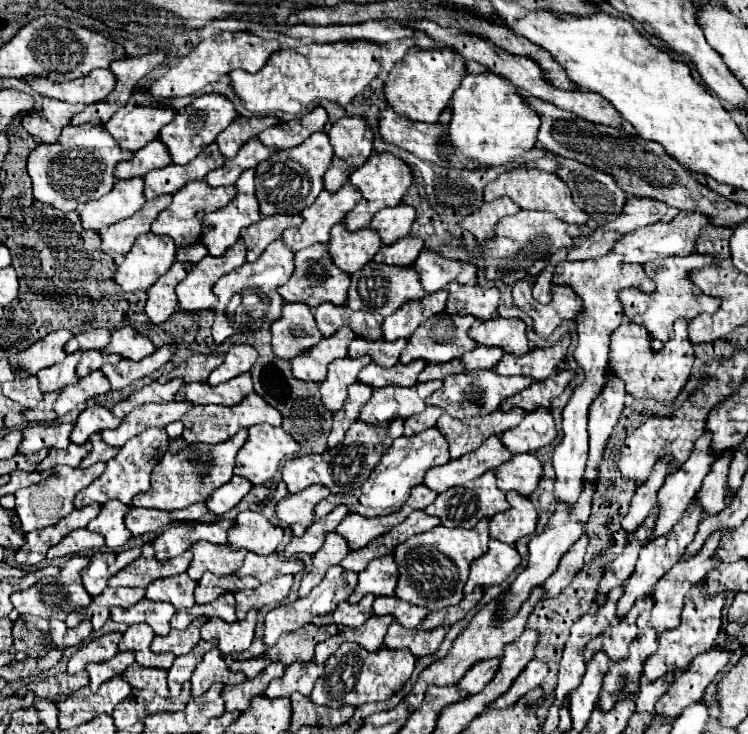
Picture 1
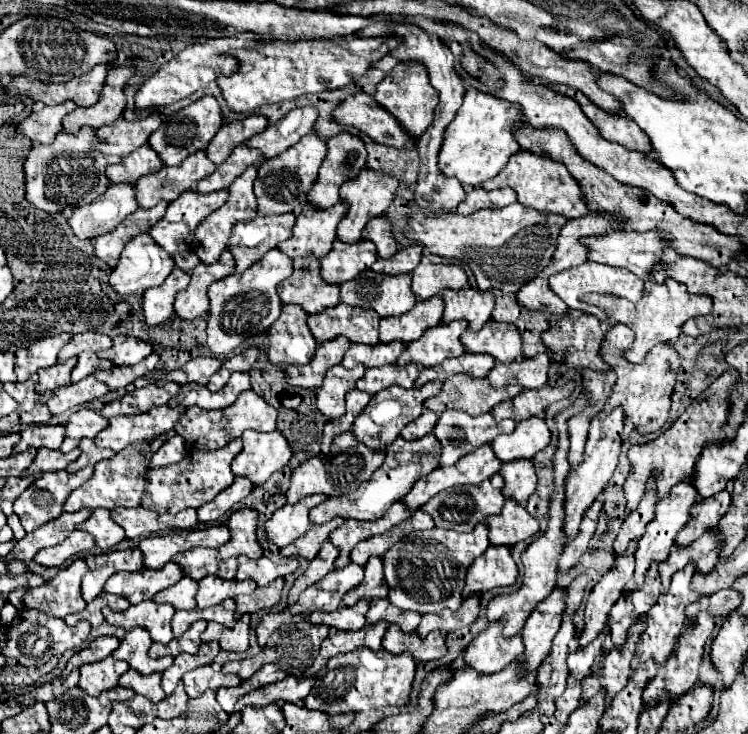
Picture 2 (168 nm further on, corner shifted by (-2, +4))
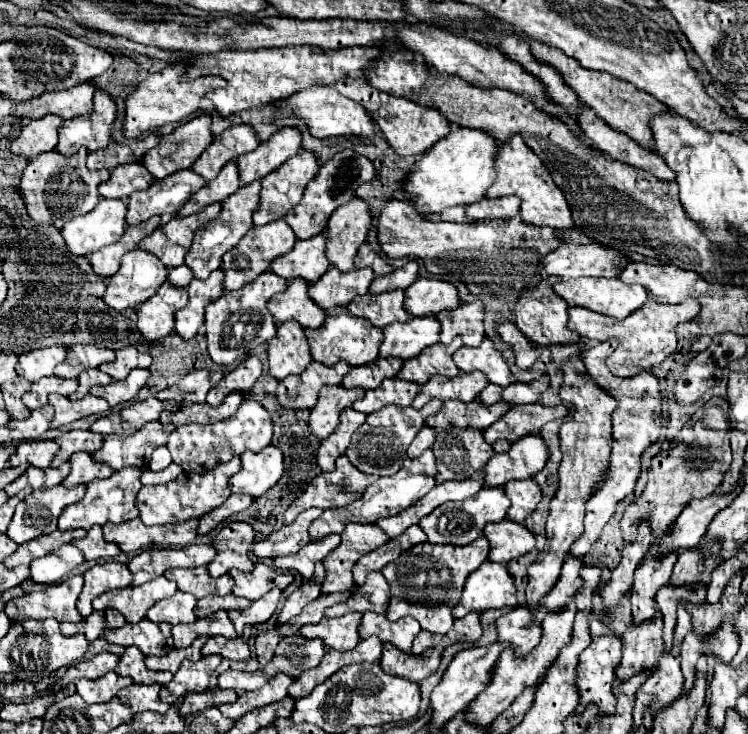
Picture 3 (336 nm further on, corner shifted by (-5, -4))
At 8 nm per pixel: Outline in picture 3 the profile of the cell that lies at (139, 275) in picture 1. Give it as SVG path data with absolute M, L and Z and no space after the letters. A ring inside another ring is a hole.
M134 249L122 257L118 273L108 279L104 303L116 311L138 309L166 281L168 269L148 251Z

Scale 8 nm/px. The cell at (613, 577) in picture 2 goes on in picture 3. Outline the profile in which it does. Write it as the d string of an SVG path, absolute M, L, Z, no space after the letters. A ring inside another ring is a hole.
M592 621L590 631L592 631L592 643L588 645L588 649L582 651L580 665L578 665L576 683L578 683L578 691L580 691L580 705L576 707L576 713L580 715L586 709L586 705L594 703L598 707L600 715L614 715L616 695L612 693L612 683L616 679L614 669L622 657L622 643L620 643L620 639L616 639L612 629L606 627L602 621Z

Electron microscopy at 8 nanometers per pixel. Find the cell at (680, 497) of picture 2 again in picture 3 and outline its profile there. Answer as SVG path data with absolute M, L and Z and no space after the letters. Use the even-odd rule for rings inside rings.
M676 553L668 555L662 563L654 563L654 557L646 557L646 563L638 569L638 575L634 579L634 587L630 593L630 603L632 603L632 623L644 623L654 619L660 609L656 605L656 593L660 587L664 587L670 581L674 563L676 563Z

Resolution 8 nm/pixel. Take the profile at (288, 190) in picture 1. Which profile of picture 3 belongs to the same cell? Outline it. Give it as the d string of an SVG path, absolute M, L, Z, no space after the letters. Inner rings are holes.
M300 151L294 159L288 159L278 171L272 171L262 179L260 205L252 215L254 225L266 225L274 219L282 219L286 211L300 203L302 191L310 179L318 173L318 159L314 153Z

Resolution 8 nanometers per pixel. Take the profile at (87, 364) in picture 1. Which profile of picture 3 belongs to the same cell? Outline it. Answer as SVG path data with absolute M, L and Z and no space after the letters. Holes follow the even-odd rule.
M86 369L86 371L80 373L78 381L80 381L80 387L78 387L76 393L80 397L84 397L90 391L90 387L94 387L94 385L108 385L110 383L110 375L102 373L100 369Z

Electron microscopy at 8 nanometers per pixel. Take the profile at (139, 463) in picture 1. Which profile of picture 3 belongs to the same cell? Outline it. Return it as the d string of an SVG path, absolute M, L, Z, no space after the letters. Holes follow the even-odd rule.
M126 467L122 471L112 473L110 479L94 479L88 487L86 487L86 495L82 501L66 507L66 511L62 511L60 519L58 519L58 529L60 531L72 531L72 529L90 529L94 525L104 527L106 523L124 523L130 519L138 517L138 509L136 509L136 495L140 491L140 473L134 467Z

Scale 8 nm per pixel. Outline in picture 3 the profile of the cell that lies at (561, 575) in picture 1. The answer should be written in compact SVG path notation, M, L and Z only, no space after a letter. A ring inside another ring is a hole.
M614 339L598 343L596 347L588 349L582 353L582 361L586 367L586 375L594 379L594 383L604 389L608 395L612 395L618 401L616 411L612 413L612 455L610 455L610 469L608 469L608 479L602 483L602 487L588 499L586 505L586 519L584 519L584 533L580 539L572 545L570 551L574 555L586 555L592 547L592 543L600 537L602 527L608 523L608 519L614 515L616 505L624 501L636 487L636 479L640 475L640 455L642 451L652 445L662 429L662 419L660 419L660 391L658 391L658 381L654 375L648 371L642 371L636 377L630 379L618 379L606 371L606 357L616 349L618 343Z

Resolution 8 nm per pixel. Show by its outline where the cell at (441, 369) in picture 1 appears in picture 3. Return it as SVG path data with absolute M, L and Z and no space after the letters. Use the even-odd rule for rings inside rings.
M474 371L472 375L456 375L452 379L430 379L430 383L426 383L426 387L420 389L420 393L416 395L412 407L420 409L422 405L426 405L430 399L458 399L458 401L474 401L480 391L486 387L486 375Z

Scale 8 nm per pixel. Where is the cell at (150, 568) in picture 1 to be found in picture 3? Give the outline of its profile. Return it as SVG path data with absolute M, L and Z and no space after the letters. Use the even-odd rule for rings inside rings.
M158 577L152 579L140 587L124 587L118 591L108 591L106 595L100 595L98 599L92 601L94 611L104 611L104 609L116 609L124 615L128 623L138 623L144 619L146 611L164 597L170 597L176 593L174 583L170 579Z

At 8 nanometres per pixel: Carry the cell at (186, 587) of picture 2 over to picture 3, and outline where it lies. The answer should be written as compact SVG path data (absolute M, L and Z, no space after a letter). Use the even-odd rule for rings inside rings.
M174 593L172 597L160 599L158 603L154 603L148 613L146 619L156 621L156 623L170 623L170 625L178 625L178 623L194 623L196 615L194 615L194 605L196 599L190 593Z

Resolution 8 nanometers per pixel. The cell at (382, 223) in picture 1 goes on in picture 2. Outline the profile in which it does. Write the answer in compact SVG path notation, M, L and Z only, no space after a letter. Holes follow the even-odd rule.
M383 215L371 219L367 223L367 227L363 229L363 239L369 239L377 245L379 257L391 257L395 251L399 251L399 245L395 241L391 229L393 229L393 223Z

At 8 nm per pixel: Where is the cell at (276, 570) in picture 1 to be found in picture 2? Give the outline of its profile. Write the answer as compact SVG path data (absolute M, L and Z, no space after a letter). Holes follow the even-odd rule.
M241 555L241 557L237 557L237 559L239 559L237 579L239 579L239 581L243 581L243 579L253 579L253 581L257 581L259 587L269 585L273 579L283 577L285 573L289 573L285 567L273 563L273 561L267 559L267 557L249 559L247 555Z

